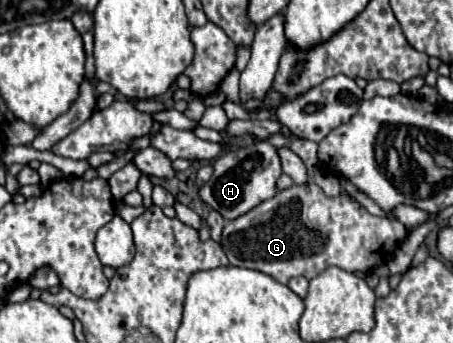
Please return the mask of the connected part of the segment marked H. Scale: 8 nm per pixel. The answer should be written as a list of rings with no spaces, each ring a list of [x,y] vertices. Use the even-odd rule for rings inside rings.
[[[257,141],[249,147],[227,151],[221,157],[213,159],[213,175],[211,179],[199,187],[199,199],[209,209],[217,211],[223,219],[233,221],[245,213],[249,213],[259,203],[277,195],[277,179],[281,175],[279,155],[273,145],[267,141]]]

